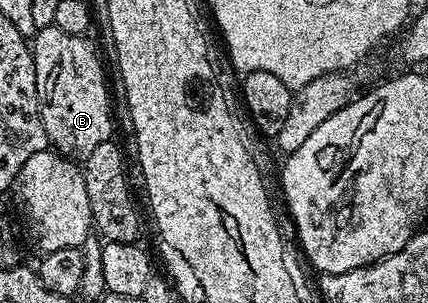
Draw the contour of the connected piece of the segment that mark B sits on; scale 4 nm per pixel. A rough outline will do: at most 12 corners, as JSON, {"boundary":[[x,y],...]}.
{"boundary":[[55,24],[33,37],[47,143],[86,161],[115,128],[103,60]]}

